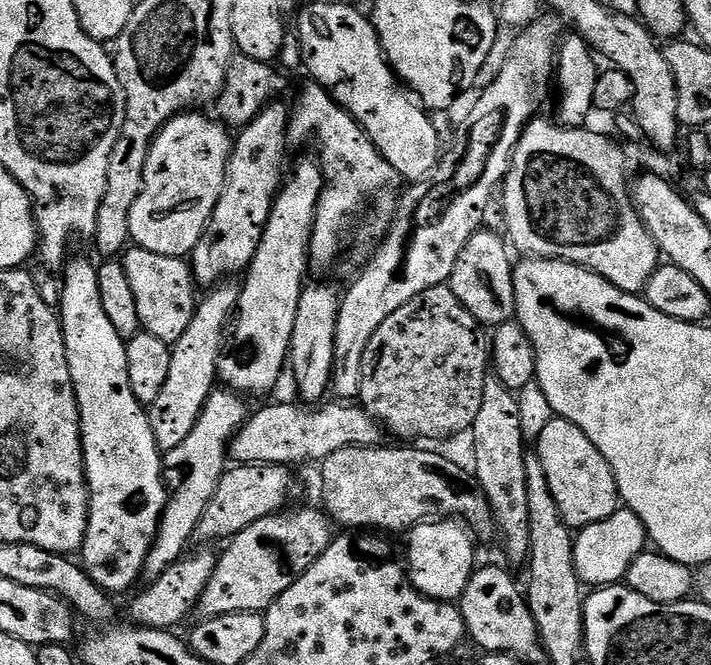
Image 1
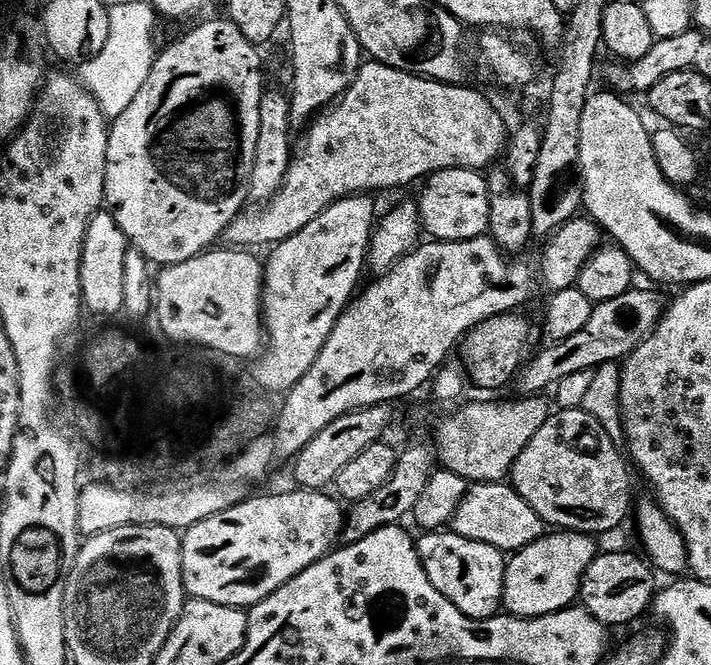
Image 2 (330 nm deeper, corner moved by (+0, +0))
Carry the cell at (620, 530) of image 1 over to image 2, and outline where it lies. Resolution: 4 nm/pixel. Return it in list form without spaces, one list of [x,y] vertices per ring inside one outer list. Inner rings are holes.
[[[552,530],[541,540],[530,542],[521,552],[515,553],[507,561],[504,569],[503,607],[514,616],[545,616],[573,607],[580,595],[580,584],[584,581],[586,570],[596,561],[598,549],[591,535],[586,532]]]

